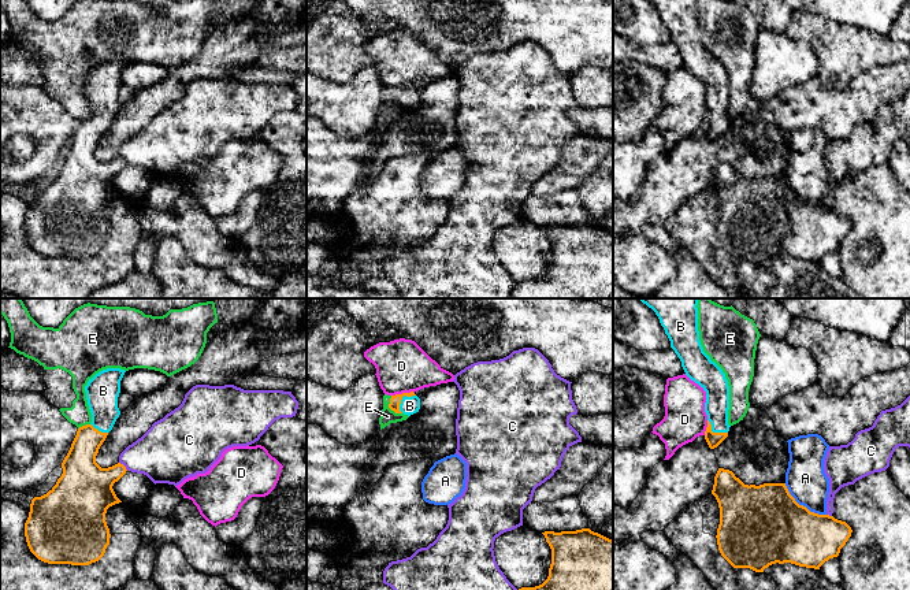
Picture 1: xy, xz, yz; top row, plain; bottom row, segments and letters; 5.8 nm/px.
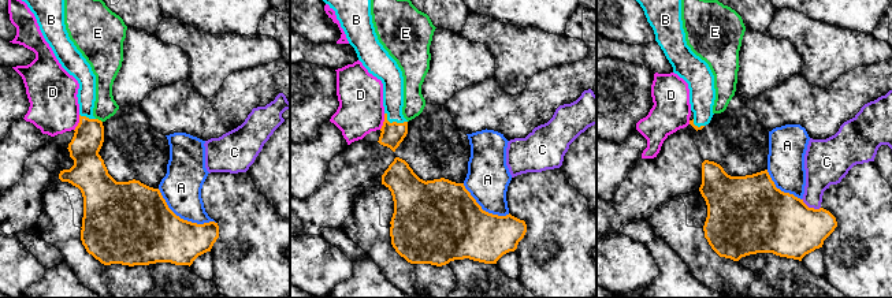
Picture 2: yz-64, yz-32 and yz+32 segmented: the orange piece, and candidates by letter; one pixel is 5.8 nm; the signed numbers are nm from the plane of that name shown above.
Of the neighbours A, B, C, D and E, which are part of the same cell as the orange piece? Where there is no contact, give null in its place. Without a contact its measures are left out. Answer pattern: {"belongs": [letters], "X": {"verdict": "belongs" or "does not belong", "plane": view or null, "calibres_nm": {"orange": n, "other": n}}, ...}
{"belongs": ["B"], "A": {"verdict": "does not belong", "plane": "yz", "calibres_nm": {"orange": 460, "other": 240}}, "B": {"verdict": "belongs", "plane": "xz", "calibres_nm": {"orange": 60, "other": 110}}, "C": {"verdict": "does not belong", "plane": "xy", "calibres_nm": {"orange": 280, "other": 320}}, "D": {"verdict": "does not belong", "plane": "xz", "calibres_nm": {"orange": 60, "other": 300}}, "E": {"verdict": "does not belong", "plane": "xz", "calibres_nm": {"orange": 60, "other": 90}}}

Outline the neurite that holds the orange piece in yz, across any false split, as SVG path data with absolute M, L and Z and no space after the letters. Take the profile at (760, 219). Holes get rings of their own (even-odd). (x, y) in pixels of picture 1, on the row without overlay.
M718 162L712 188L716 190L720 201L720 218L716 229L718 244L733 261L750 261L755 266L764 266L772 257L791 256L799 260L820 263L825 255L839 249L840 242L853 226L846 215L829 208L810 205L806 200L799 198L790 188L785 177L749 179L736 171L732 164Z

